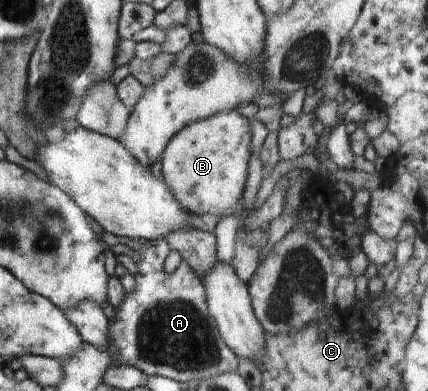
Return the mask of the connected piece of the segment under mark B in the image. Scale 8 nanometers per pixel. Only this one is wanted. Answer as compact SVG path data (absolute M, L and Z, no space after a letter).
M231 109L189 123L171 137L162 154L161 169L167 187L171 187L169 191L185 211L192 215L223 216L242 201L251 155L249 127L249 119L238 109Z

